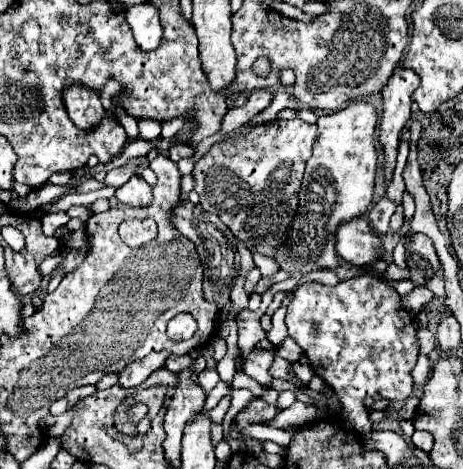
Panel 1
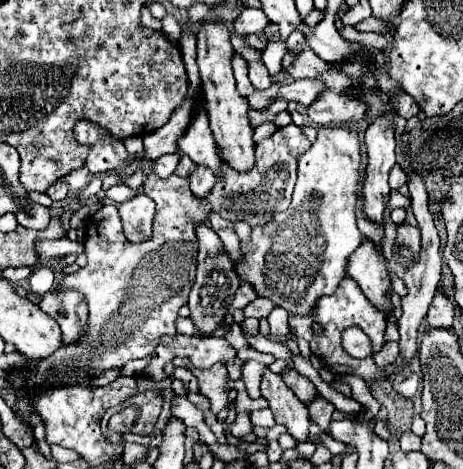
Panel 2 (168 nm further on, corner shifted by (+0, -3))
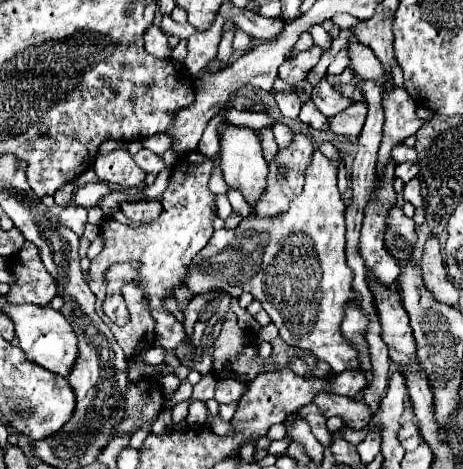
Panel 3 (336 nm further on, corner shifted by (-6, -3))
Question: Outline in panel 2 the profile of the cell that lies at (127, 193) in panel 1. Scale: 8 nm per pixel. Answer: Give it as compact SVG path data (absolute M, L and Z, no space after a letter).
M138 194L128 202L114 202L118 208L120 220L122 220L123 231L126 232L128 240L146 240L152 232L152 220L154 220L154 202L146 194Z

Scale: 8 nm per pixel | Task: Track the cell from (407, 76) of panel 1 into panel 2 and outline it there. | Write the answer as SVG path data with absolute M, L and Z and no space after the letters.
M392 110L390 116L378 118L366 130L368 166L366 166L366 180L362 184L362 200L364 200L362 212L370 222L376 222L376 224L384 224L384 210L390 194L388 172L396 162L396 156L394 156L396 138L390 124L394 114L396 112Z

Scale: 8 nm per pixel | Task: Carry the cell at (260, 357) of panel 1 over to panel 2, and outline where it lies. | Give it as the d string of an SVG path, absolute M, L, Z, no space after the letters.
M266 370L262 376L262 396L268 400L276 422L286 426L296 442L306 442L310 426L308 408L294 396L294 392L290 392L290 388L286 388L280 374Z

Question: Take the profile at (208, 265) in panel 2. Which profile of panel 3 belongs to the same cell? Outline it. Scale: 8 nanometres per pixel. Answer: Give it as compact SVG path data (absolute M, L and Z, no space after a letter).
M210 292L204 296L194 296L192 302L188 304L186 312L184 312L184 330L186 330L186 344L180 344L176 348L176 356L180 360L180 364L198 370L202 376L212 374L212 344L216 340L216 336L220 334L224 316L230 310L230 302L232 296L228 296L226 292Z

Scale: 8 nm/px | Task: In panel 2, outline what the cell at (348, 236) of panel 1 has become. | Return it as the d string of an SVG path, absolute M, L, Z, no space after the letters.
M364 240L360 248L356 248L348 262L348 276L358 282L358 286L362 288L362 292L366 292L366 298L372 302L372 306L390 318L390 312L394 308L388 298L390 274L388 262L382 256L382 248L378 244Z

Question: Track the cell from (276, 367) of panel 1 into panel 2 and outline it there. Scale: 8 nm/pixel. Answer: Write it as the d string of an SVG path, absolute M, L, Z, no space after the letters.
M284 370L284 372L282 372L282 378L286 380L286 386L296 394L296 398L298 398L300 402L310 404L314 398L318 398L316 386L314 386L308 378L300 376L296 370Z

